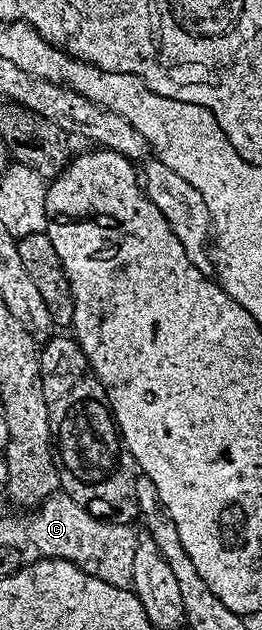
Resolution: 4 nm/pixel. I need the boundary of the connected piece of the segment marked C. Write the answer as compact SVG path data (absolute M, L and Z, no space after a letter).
M58 492L32 513L29 542L46 558L62 558L83 572L93 574L107 584L128 587L132 583L132 553L125 547L130 527L117 520L97 518L87 506L80 506L64 492Z

